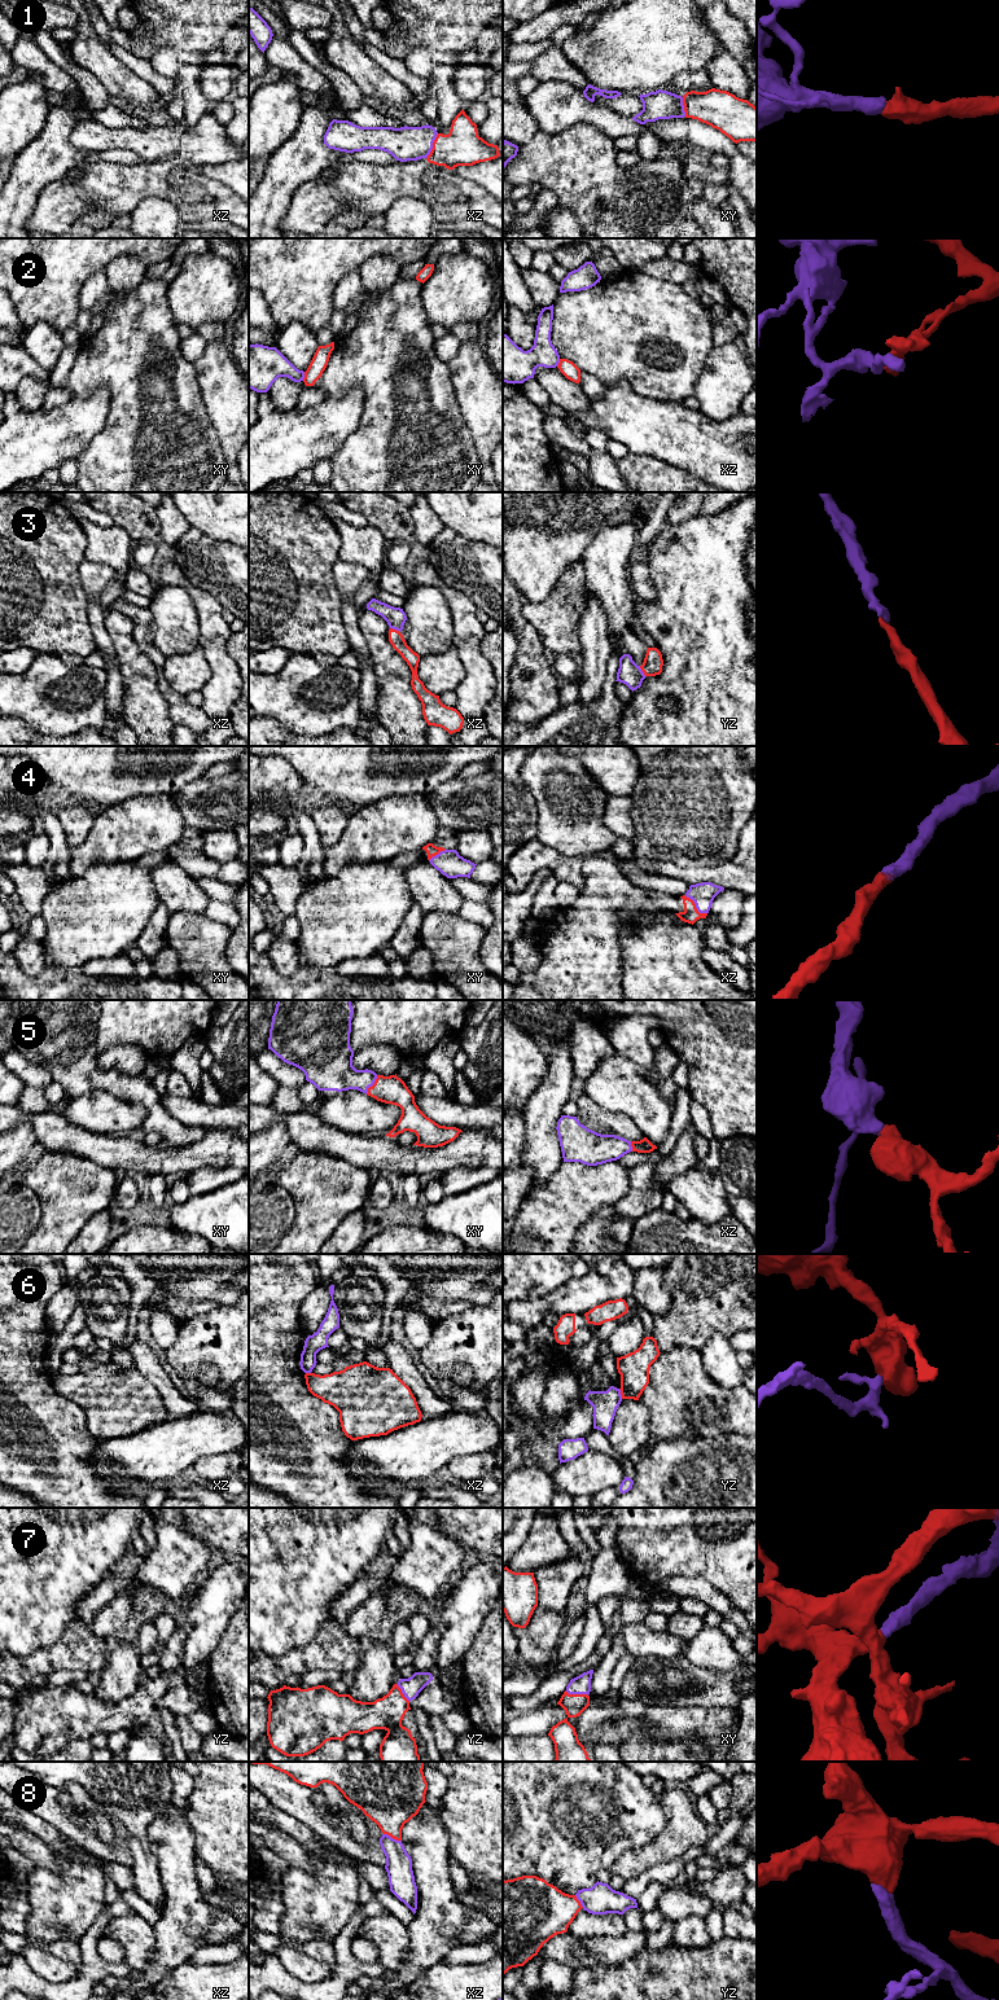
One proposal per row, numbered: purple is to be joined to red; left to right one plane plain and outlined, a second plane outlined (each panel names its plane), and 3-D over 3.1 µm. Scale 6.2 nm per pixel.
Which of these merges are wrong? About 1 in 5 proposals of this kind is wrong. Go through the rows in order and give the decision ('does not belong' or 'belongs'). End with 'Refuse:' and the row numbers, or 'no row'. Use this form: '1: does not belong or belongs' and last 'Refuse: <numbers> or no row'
1: belongs
2: does not belong
3: belongs
4: belongs
5: belongs
6: does not belong
7: belongs
8: belongs
Refuse: 2, 6

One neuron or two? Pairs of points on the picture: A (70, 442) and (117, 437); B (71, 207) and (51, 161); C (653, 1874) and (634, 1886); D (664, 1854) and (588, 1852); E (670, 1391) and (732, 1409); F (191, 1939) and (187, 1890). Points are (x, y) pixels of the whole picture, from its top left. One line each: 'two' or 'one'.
A: two
B: two
C: one
D: two
E: one
F: one

